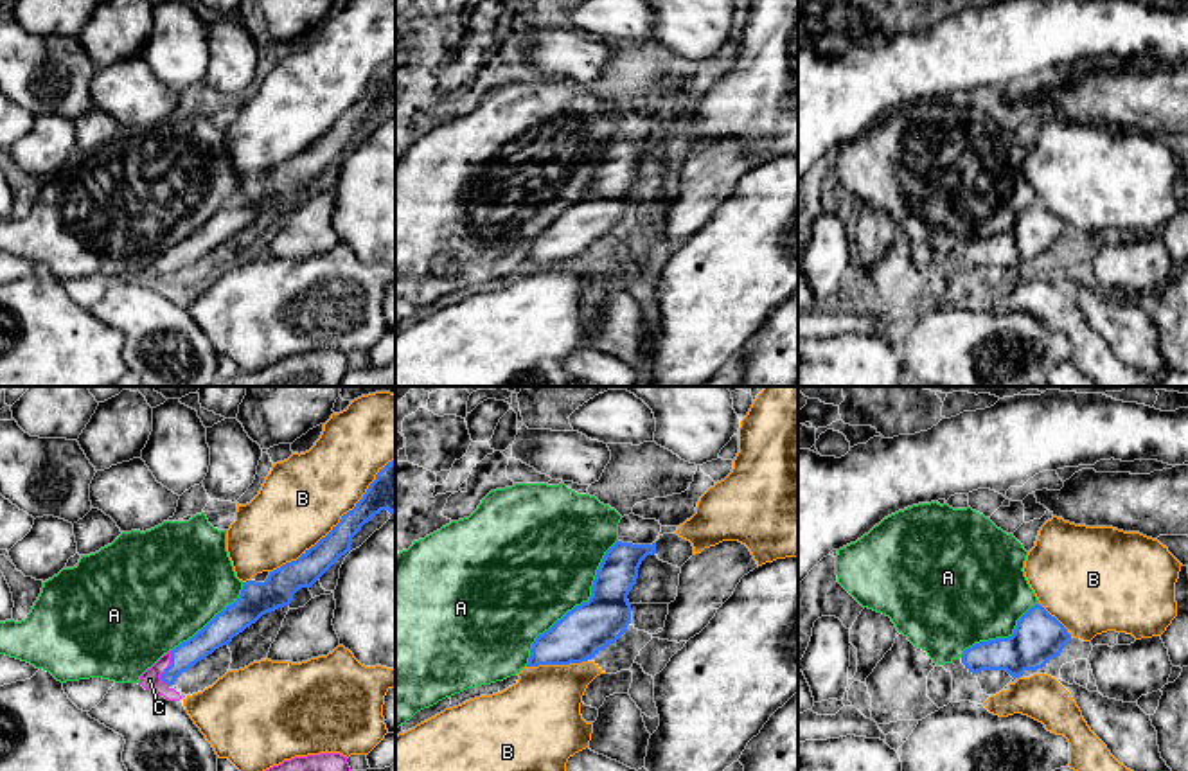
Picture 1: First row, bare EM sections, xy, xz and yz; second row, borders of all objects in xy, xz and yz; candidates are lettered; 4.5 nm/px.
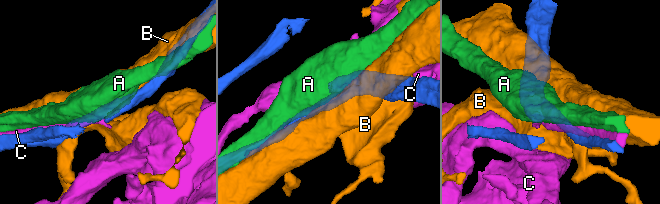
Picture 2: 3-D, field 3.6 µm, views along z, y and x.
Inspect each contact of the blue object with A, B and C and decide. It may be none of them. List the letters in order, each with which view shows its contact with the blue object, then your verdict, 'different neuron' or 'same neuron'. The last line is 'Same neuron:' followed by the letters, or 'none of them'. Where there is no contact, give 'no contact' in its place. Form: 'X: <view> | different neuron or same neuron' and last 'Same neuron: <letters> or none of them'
A: xz | different neuron
B: xy | different neuron
C: xy | same neuron
Same neuron: C

